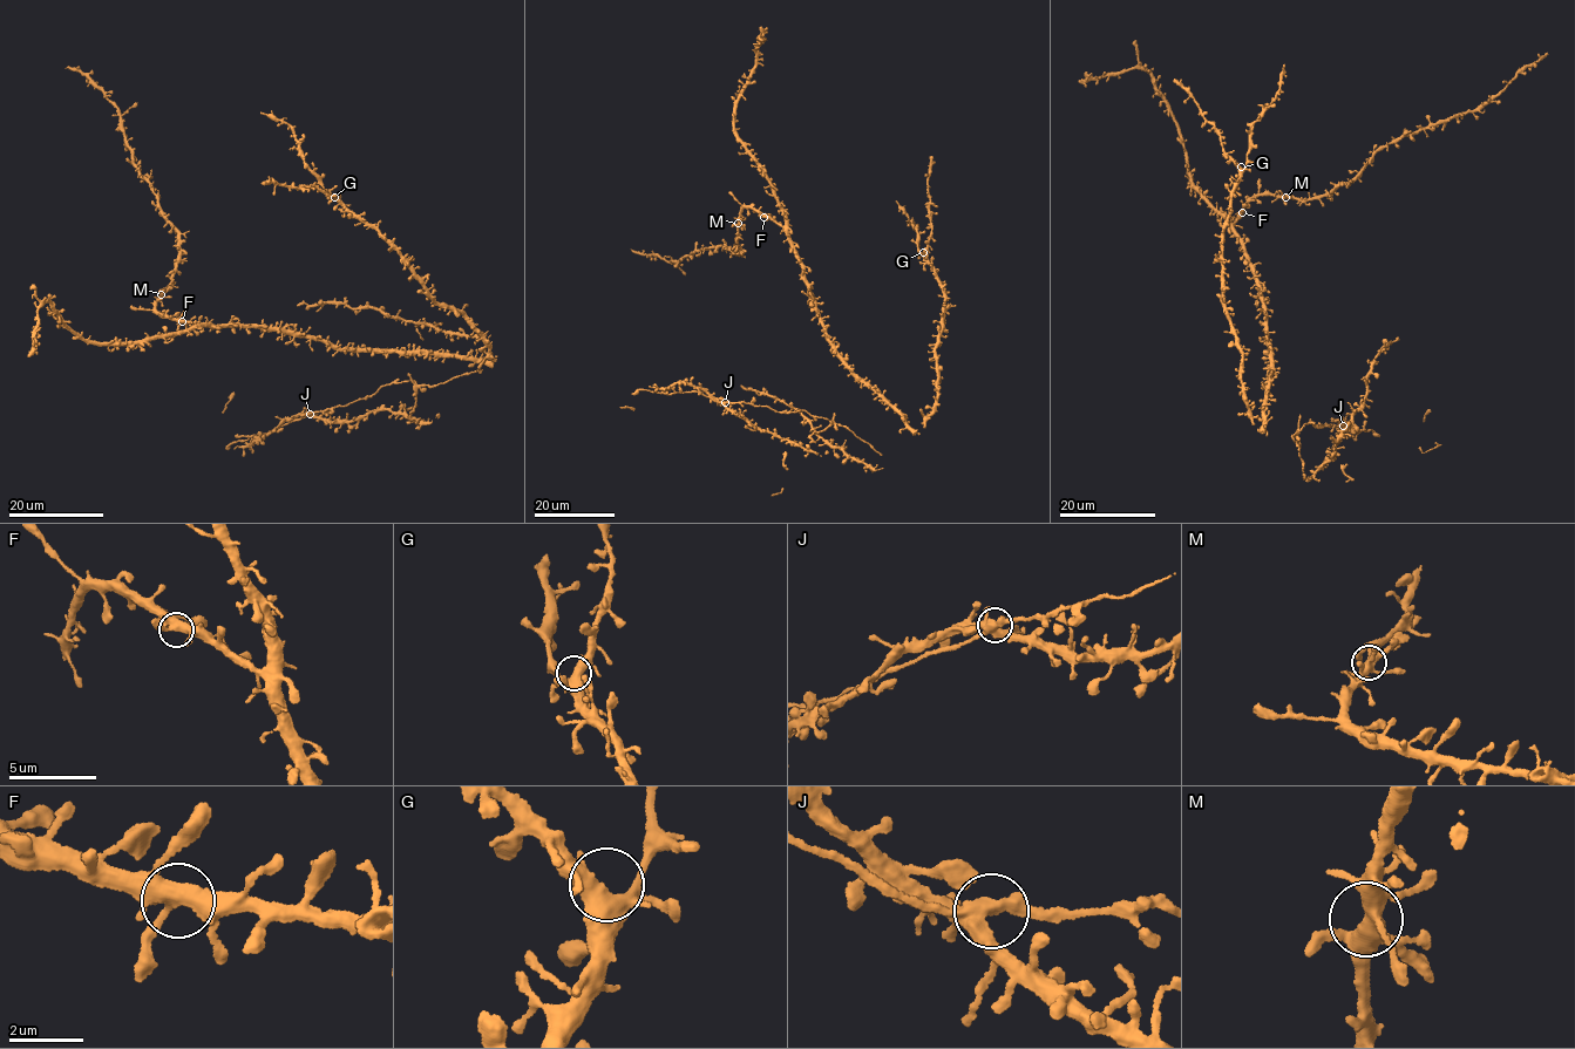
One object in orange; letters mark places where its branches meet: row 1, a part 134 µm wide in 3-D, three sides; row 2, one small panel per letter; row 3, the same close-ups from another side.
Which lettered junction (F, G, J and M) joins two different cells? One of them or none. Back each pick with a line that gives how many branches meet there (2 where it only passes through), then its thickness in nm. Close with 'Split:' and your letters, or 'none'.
J: branches 5; calibre 440 nm
Split: J

